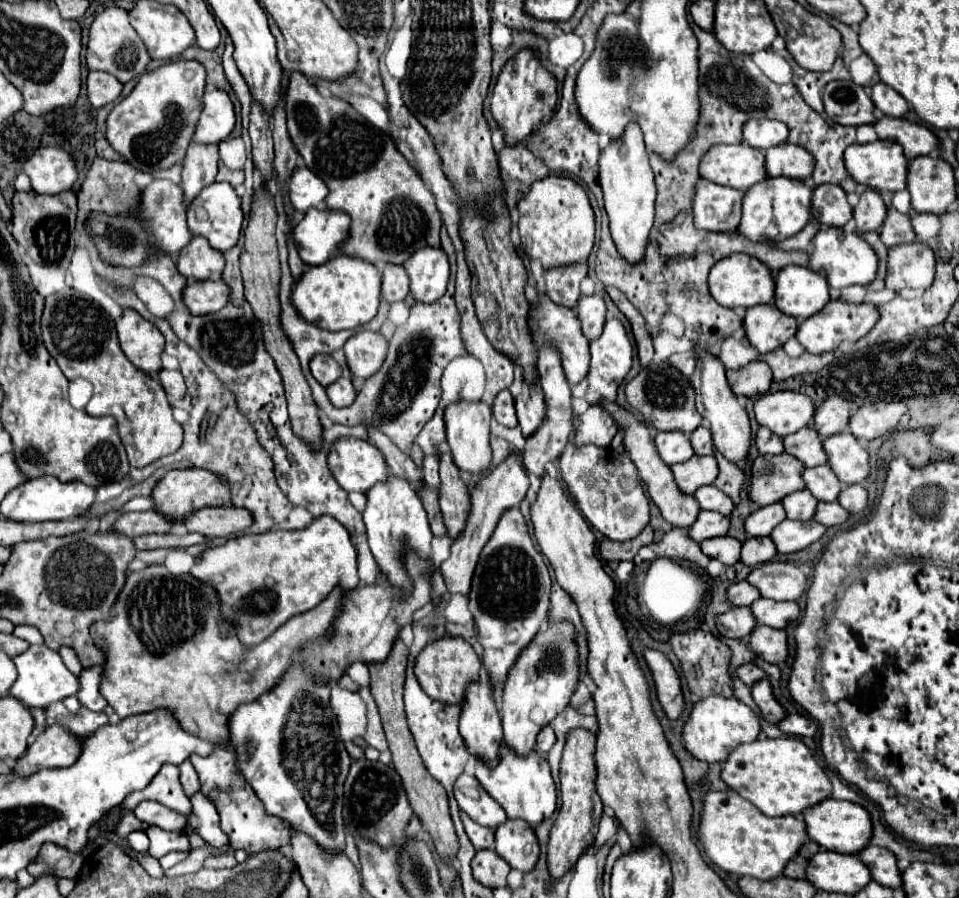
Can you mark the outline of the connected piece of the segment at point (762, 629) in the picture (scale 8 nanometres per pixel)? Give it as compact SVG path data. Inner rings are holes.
M758 625L752 631L748 643L752 645L754 653L768 663L784 663L788 659L788 635L784 629Z

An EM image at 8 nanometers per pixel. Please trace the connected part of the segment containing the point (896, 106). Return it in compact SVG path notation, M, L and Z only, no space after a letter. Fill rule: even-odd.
M884 83L870 87L870 99L874 99L874 105L888 117L902 117L908 111L906 99L902 99L902 95Z

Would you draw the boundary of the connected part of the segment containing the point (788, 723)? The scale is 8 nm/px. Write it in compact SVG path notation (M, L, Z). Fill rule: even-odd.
M786 715L778 727L788 735L800 735L800 737L814 737L818 731L816 721L804 717L804 715Z

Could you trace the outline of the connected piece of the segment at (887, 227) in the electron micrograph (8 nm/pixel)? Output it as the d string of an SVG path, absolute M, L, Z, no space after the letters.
M888 209L888 217L882 225L880 239L888 249L896 247L896 245L906 245L906 243L916 241L916 235L912 231L908 215L898 213L896 209Z

